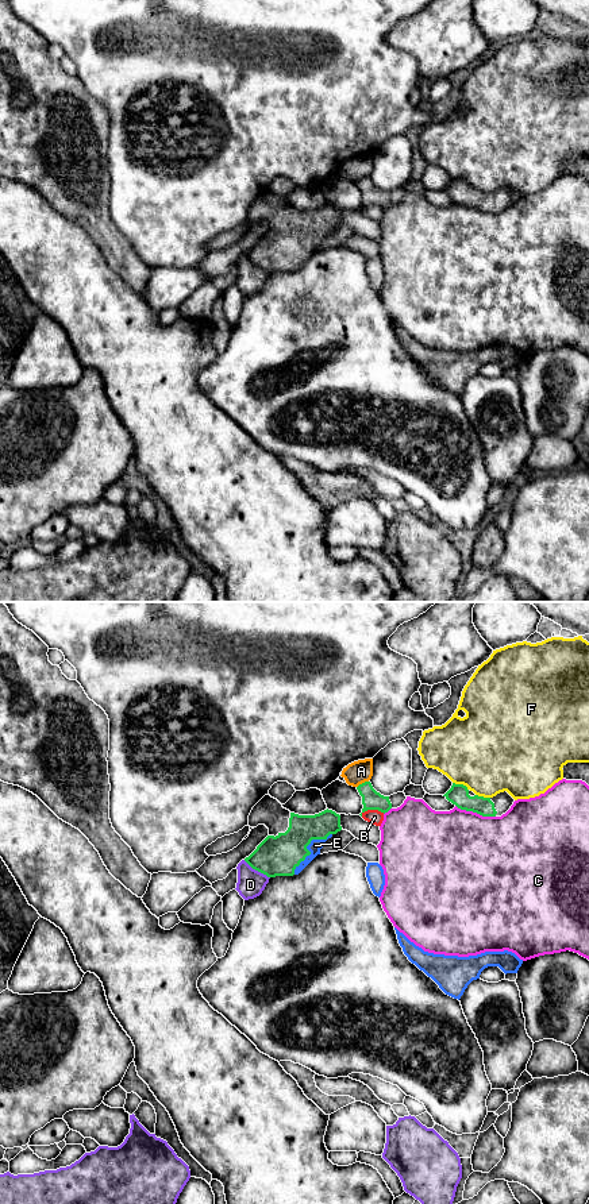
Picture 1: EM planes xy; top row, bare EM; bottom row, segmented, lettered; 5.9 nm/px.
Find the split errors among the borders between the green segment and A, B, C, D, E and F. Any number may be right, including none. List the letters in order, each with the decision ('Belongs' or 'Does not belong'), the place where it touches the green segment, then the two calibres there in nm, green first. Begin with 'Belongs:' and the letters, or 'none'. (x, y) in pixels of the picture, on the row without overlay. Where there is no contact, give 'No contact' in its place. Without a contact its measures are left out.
Belongs: E
A: Does not belong. Touches green at xy (362, 178). Thickness 120 nm (green) against 140 nm
B: Does not belong. Touches green at xy (372, 204). Thickness 120 nm (green) against 90 nm
C: Does not belong. Touches green at xy (476, 207). Thickness 120 nm (green) against 480 nm
D: Does not belong. Touches green at xy (257, 265). Thickness 240 nm (green) against 160 nm
E: Belongs. Touches green at xy (305, 243). Thickness 240 nm (green) against 70 nm
F: Does not belong. Touches green at xy (461, 180). Thickness 120 nm (green) against 480 nm

